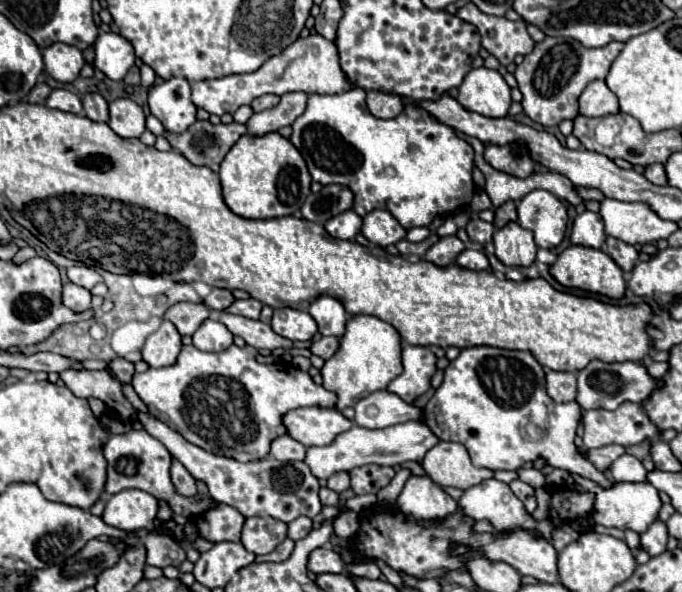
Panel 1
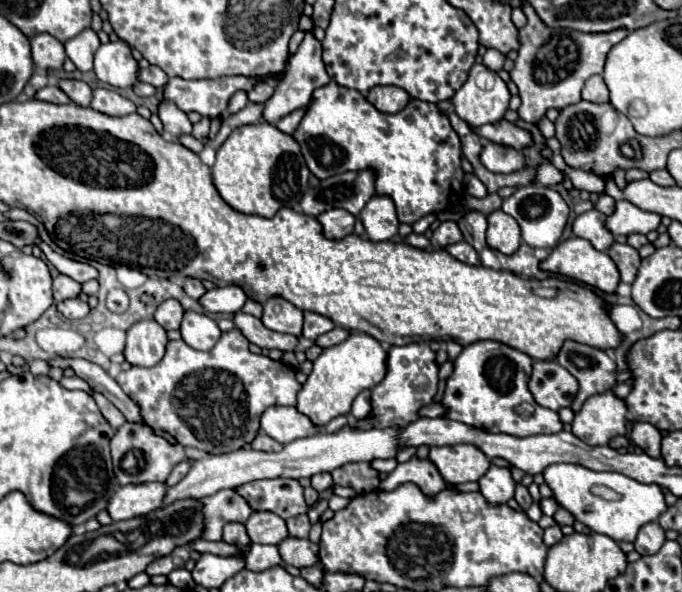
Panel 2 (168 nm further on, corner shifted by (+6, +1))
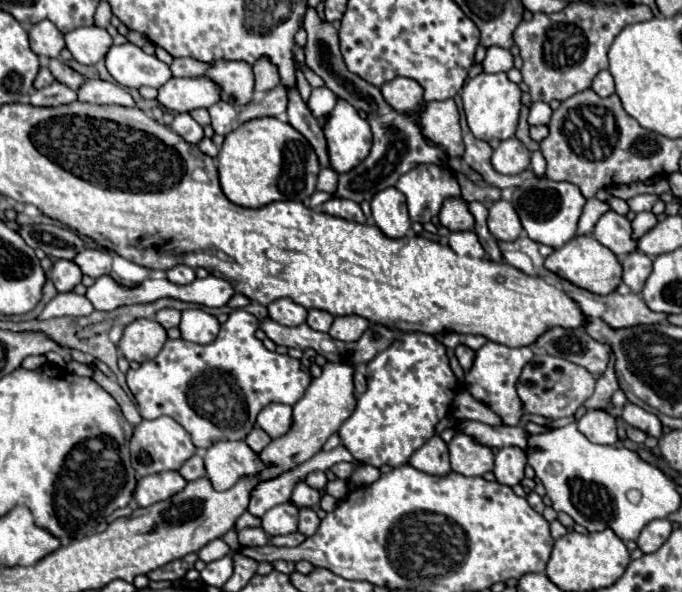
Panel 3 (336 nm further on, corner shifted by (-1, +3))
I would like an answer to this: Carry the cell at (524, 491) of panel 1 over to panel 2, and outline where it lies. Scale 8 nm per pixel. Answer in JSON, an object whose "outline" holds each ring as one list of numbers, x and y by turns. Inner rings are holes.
{"outline":[[518,484,518,486,516,486,514,500,522,506,522,510,528,510,528,508,530,508,530,504,532,504,532,498,530,498,530,494,528,494,528,488,526,488,526,486,522,486,522,484]]}

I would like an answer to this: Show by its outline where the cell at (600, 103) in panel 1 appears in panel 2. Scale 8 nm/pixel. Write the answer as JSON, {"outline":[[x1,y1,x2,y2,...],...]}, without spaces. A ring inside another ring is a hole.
{"outline":[[592,76,582,88,582,100,592,104,604,104,608,102,608,88,602,80,602,76]]}

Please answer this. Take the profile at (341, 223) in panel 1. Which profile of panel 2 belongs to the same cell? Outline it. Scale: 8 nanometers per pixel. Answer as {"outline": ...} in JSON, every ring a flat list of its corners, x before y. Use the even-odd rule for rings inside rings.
{"outline":[[334,208,334,210,322,212,322,214,318,216,318,222,322,224,326,238,340,240,340,238,346,238,348,234,354,232,354,222,356,222,356,218,354,218,350,212,342,210,342,208]]}

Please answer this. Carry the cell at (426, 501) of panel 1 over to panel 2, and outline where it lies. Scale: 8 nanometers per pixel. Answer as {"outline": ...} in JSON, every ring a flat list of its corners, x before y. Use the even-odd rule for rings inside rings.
{"outline":[[416,456,410,462,398,464,396,470,390,472,388,478,380,482,380,488,386,490,386,492,392,492,406,482,414,482,422,490,422,494,428,496,428,498,440,494,446,488,446,482,442,480,436,466,428,458,418,460]]}

